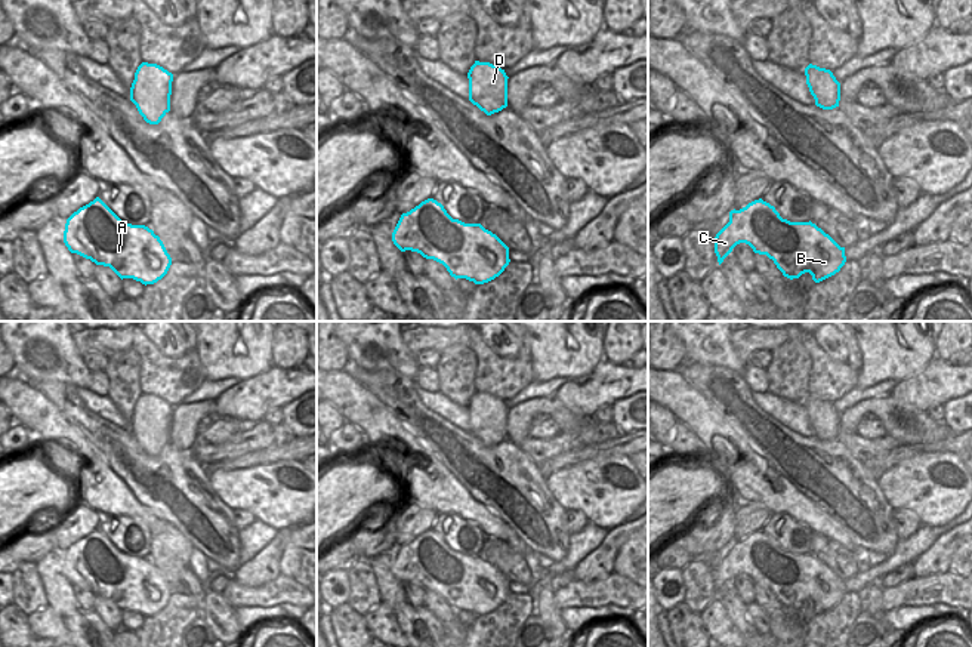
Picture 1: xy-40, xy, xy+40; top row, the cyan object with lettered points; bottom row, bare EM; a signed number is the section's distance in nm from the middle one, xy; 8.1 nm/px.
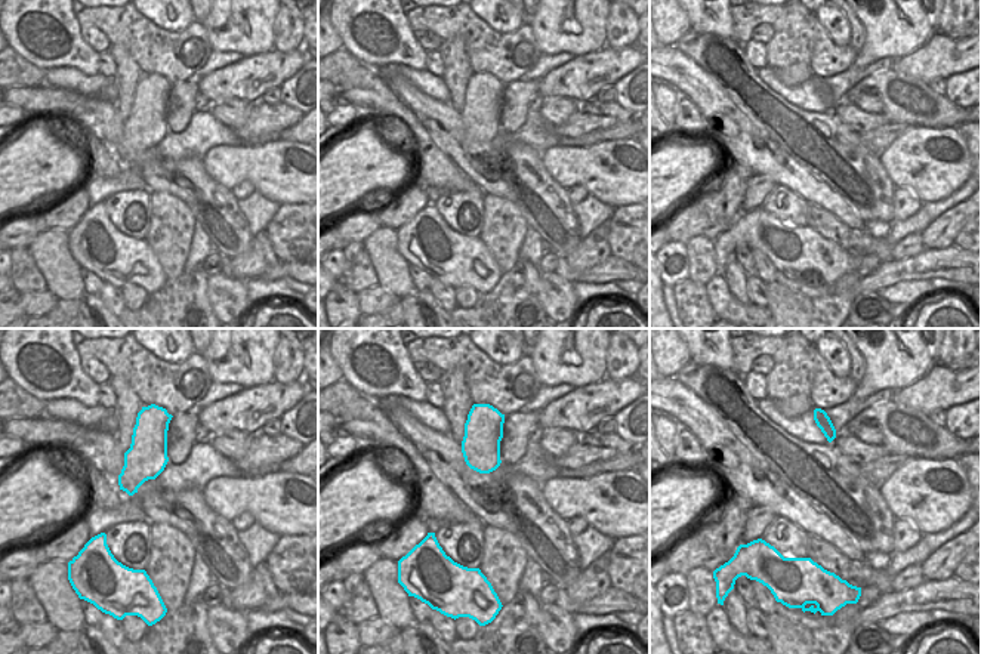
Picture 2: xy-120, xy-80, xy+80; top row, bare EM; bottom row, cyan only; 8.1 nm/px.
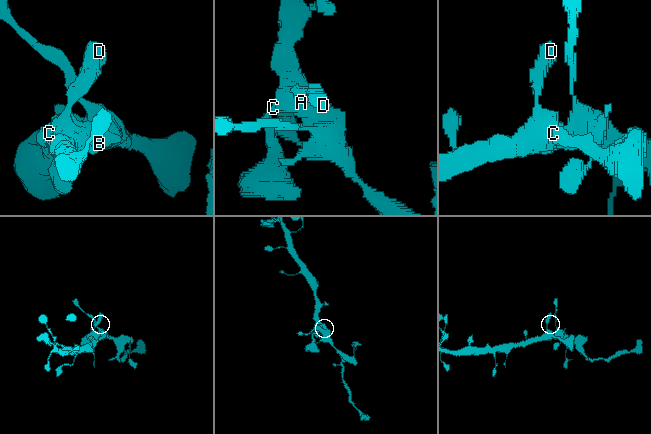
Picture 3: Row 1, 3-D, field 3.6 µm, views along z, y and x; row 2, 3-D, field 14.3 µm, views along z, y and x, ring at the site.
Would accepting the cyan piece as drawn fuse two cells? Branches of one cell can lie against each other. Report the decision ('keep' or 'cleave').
keep

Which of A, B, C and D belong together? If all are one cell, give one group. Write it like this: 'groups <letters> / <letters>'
groups A B C D

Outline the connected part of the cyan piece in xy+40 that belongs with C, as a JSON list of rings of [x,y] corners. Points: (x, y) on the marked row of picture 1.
[[[762,198],[749,203],[740,210],[729,212],[729,222],[716,234],[715,253],[719,265],[740,244],[749,244],[755,253],[766,255],[774,261],[784,277],[793,280],[802,274],[809,272],[815,283],[820,283],[836,272],[846,262],[845,247],[840,247],[828,234],[826,234],[815,224],[790,222],[783,219],[774,206]]]

